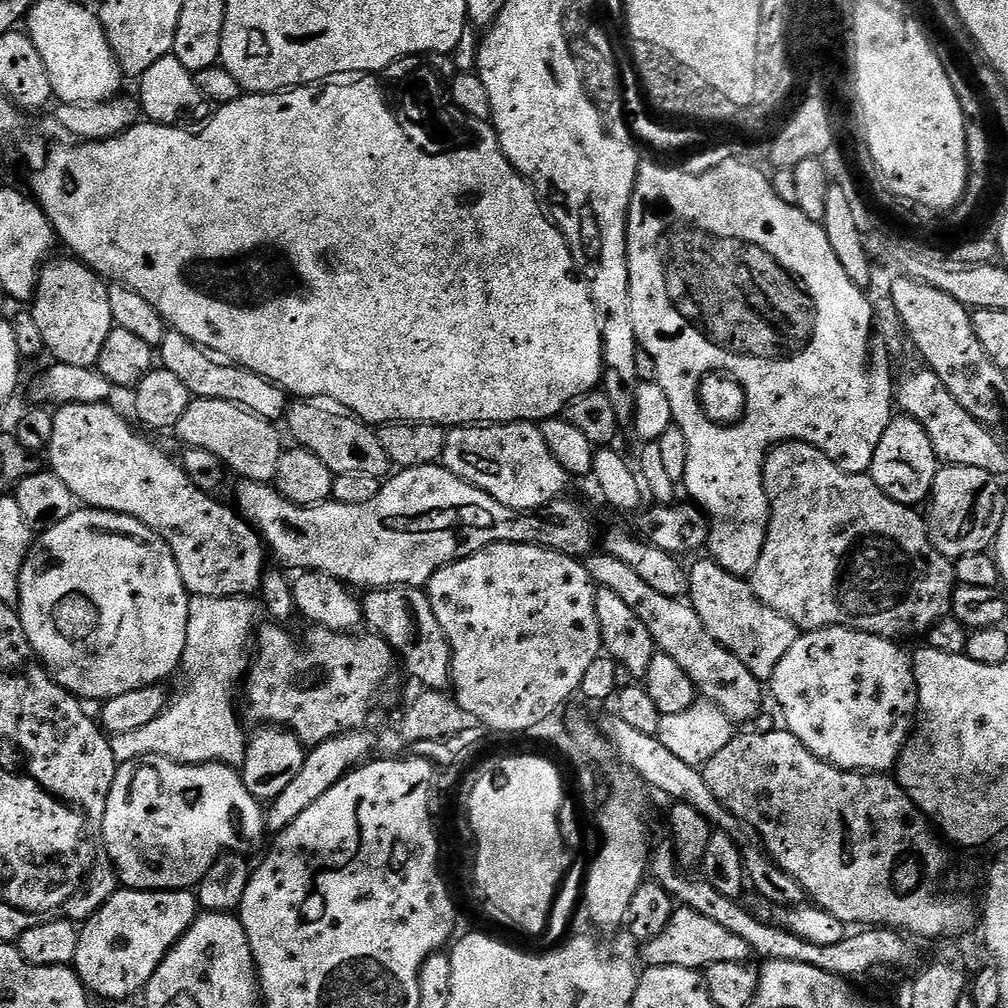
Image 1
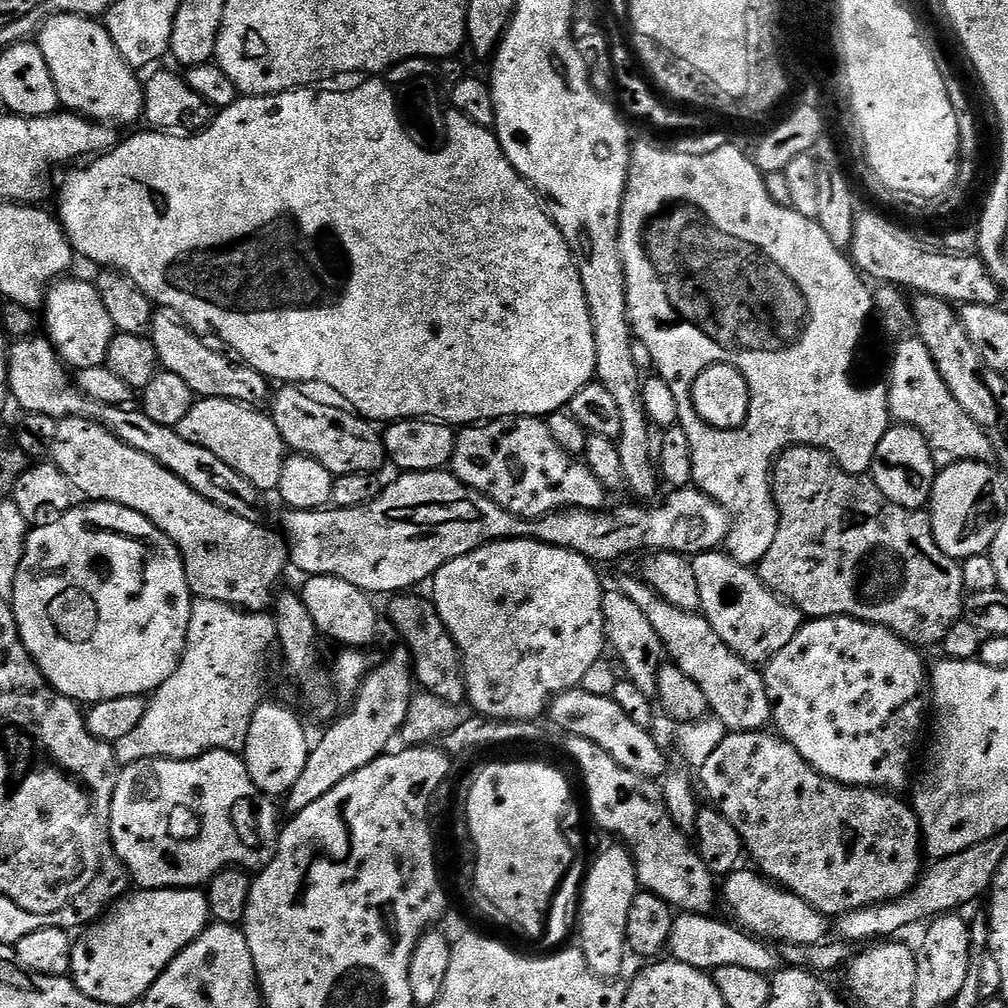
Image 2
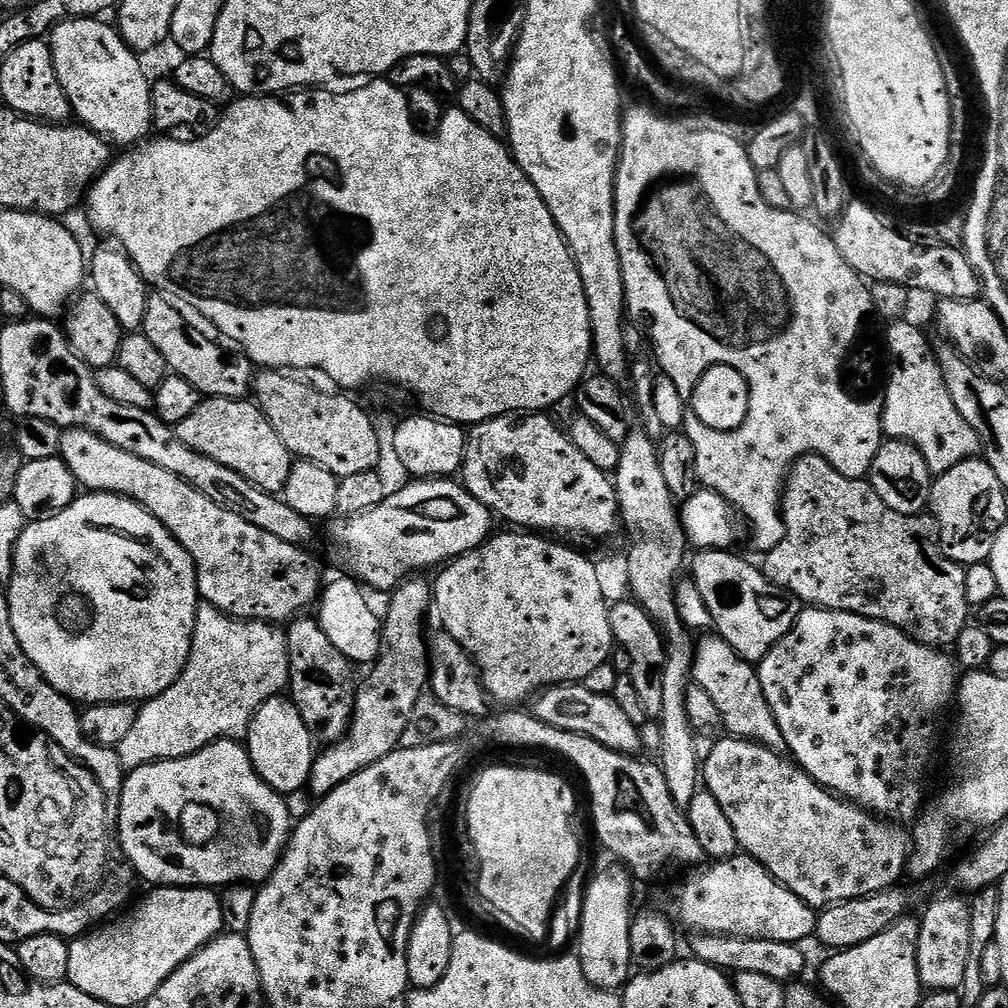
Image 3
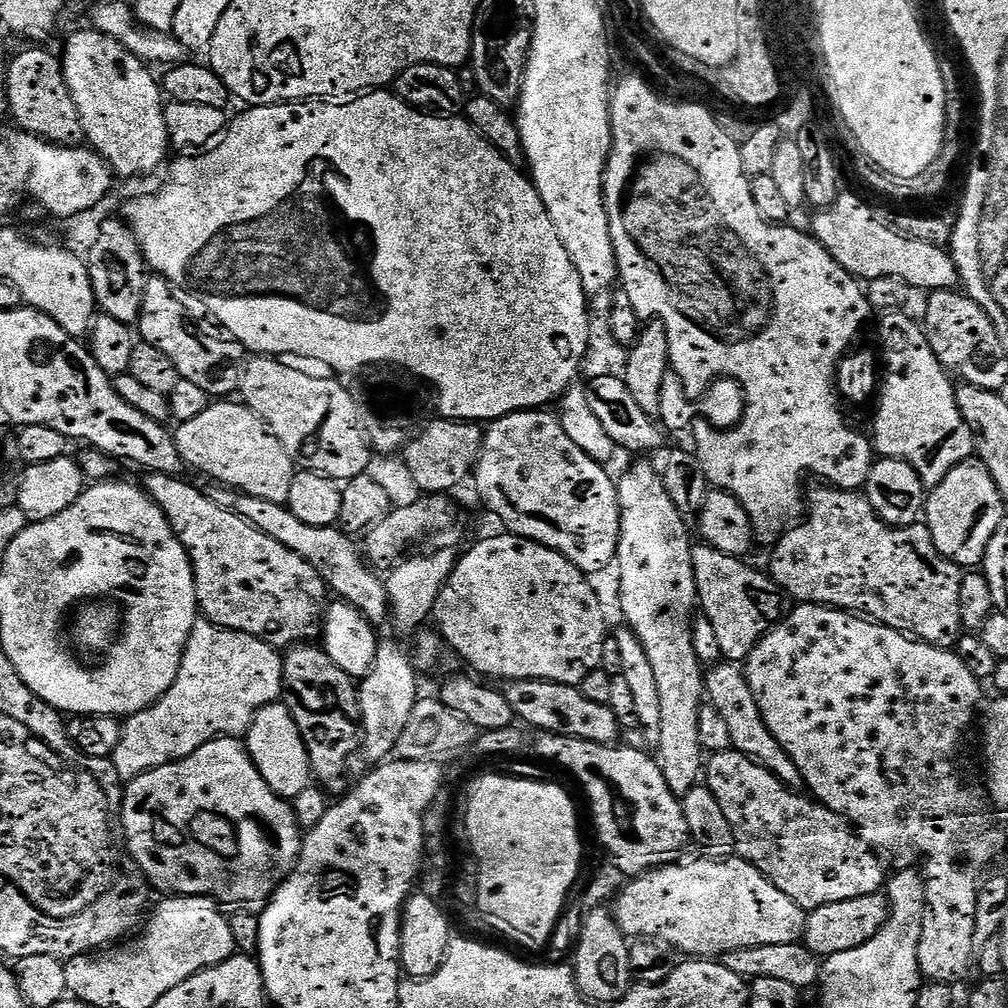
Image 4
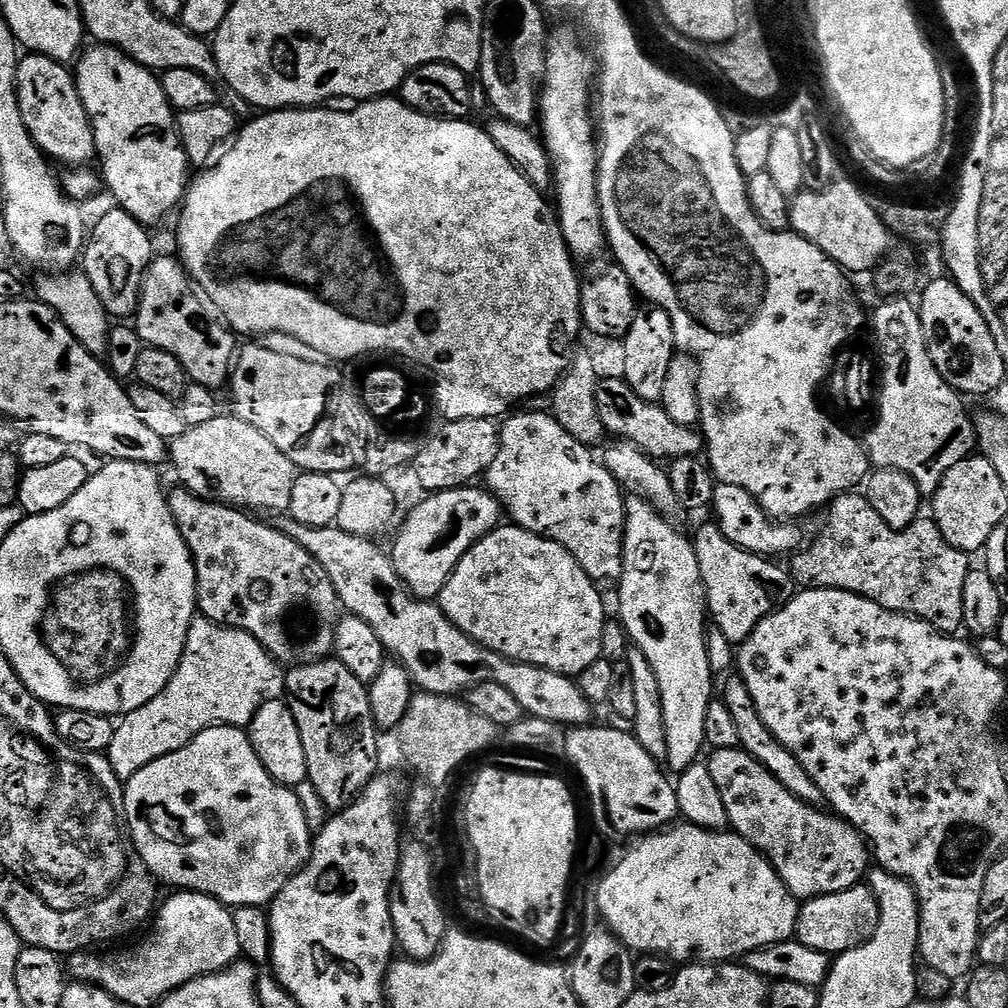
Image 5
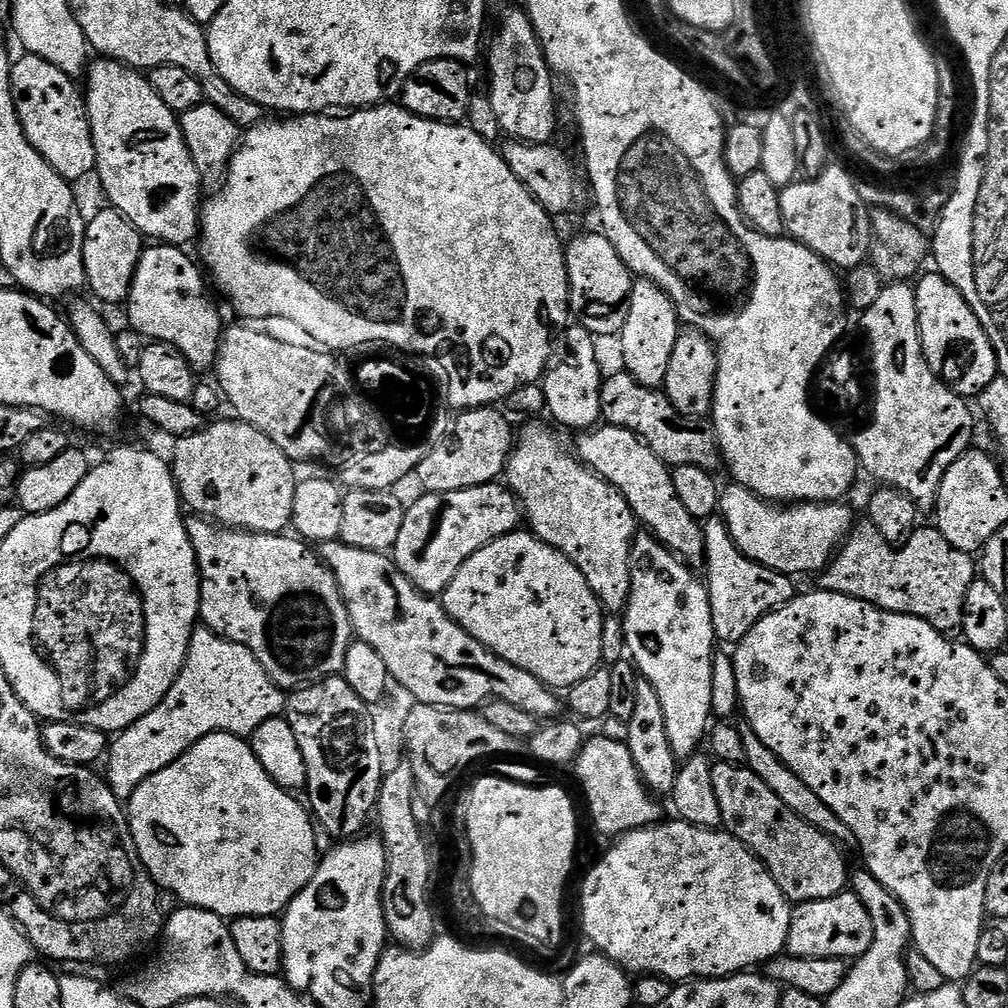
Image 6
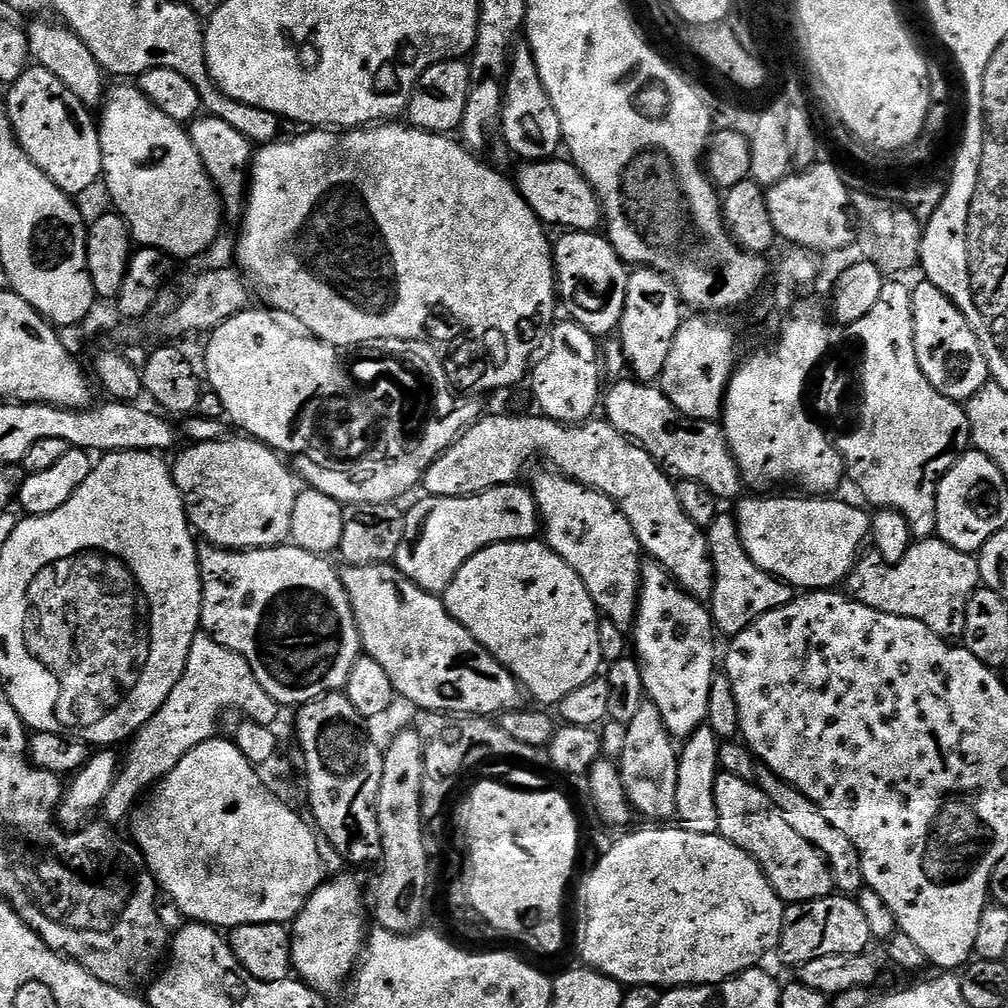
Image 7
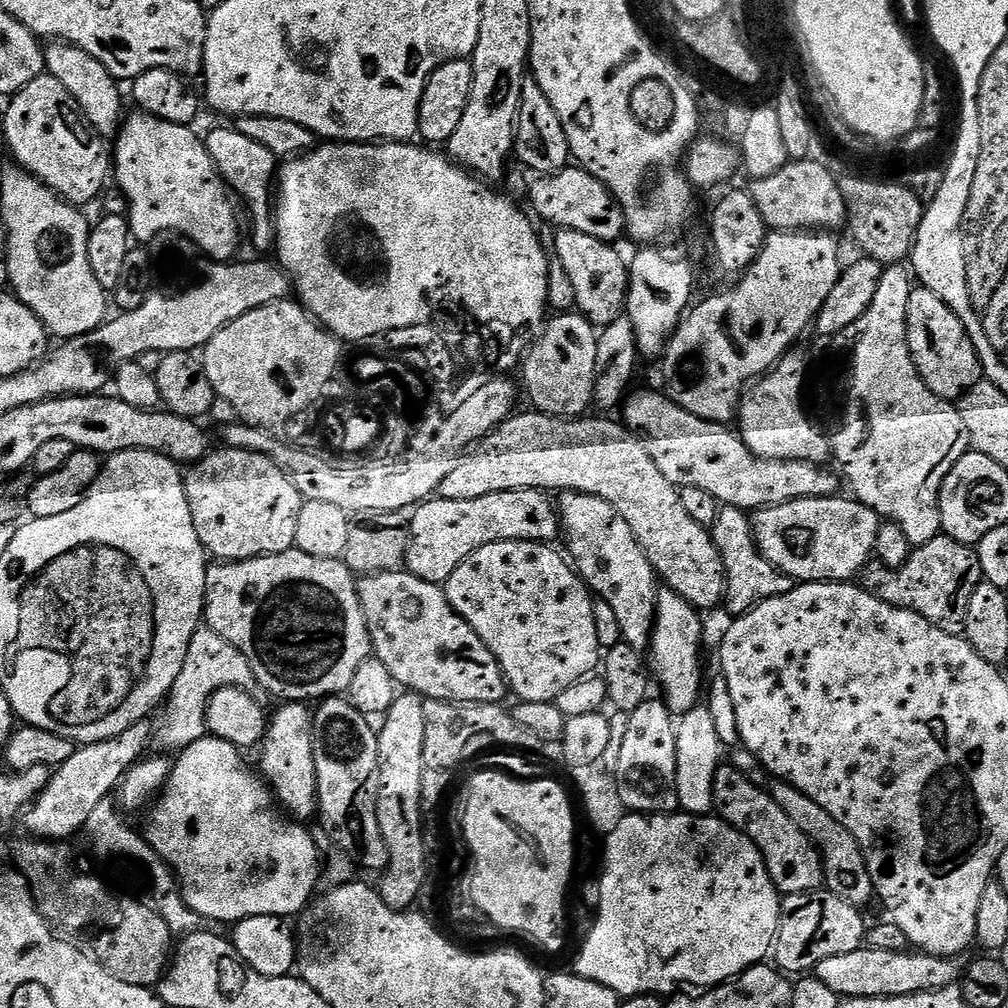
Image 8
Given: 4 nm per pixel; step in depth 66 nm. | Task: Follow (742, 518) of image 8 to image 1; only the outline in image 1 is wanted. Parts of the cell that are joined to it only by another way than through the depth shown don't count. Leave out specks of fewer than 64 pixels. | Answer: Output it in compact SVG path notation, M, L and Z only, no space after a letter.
M711 558L703 559L691 565L688 573L688 596L698 618L702 618L702 626L706 626L714 639L730 650L730 654L734 654L754 678L761 682L771 681L774 666L778 666L786 650L794 646L798 629L790 618L763 604L745 577L726 571Z

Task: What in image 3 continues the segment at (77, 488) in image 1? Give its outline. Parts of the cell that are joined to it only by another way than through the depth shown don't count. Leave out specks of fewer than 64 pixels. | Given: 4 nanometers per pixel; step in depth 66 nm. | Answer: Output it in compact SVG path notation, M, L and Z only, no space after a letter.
M69 428L64 432L59 457L66 462L81 489L89 493L115 492L117 496L127 496L138 501L147 512L154 514L154 518L158 518L158 522L162 522L162 526L166 526L166 530L188 551L194 562L196 590L203 603L213 604L238 620L262 620L273 626L287 625L297 614L317 603L322 580L316 577L315 570L308 565L307 558L300 553L303 551L297 545L282 542L282 538L274 538L274 534L266 534L266 530L258 530L258 526L250 526L246 518L214 502L194 485L170 474L170 470L162 470L160 466L154 466L126 450L118 450L118 446L85 428Z

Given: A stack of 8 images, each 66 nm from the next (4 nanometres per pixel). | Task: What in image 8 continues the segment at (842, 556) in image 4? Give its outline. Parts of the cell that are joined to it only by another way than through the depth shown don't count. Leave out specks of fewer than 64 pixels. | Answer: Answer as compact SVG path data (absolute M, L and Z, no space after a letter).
M943 534L919 545L902 567L887 568L882 563L872 562L862 576L863 587L873 596L890 606L905 608L926 618L938 626L938 630L951 636L963 636L970 598L983 580L984 571L975 547Z

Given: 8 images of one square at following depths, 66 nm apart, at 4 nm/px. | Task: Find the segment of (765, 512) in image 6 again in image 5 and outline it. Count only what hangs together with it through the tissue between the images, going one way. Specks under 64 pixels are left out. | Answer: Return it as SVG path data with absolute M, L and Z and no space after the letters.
M717 483L714 498L710 505L716 511L714 523L719 526L722 534L742 550L752 552L755 556L765 558L791 557L805 547L804 532L796 522L777 522L769 518L758 506L758 502L742 486L730 486Z

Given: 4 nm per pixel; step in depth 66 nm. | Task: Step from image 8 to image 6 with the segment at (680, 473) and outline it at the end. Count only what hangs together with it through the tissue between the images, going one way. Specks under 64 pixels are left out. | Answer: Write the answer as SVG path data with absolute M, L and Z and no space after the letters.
M617 370L600 385L602 398L601 417L616 428L625 428L640 437L648 449L669 466L693 464L709 470L719 469L722 464L720 444L716 432L707 419L683 416L668 401L663 391L642 386L629 372Z

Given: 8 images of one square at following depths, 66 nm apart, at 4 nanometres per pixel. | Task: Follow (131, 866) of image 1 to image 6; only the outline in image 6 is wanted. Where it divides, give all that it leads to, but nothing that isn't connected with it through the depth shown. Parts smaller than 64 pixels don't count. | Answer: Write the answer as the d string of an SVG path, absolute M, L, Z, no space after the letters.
M215 732L202 738L188 752L183 752L177 760L170 762L162 770L150 774L134 790L132 797L126 802L128 831L138 846L138 854L146 866L146 870L165 893L173 892L180 899L181 905L190 908L201 908L225 918L242 916L273 916L279 917L295 896L314 878L317 863L322 855L321 849L316 849L317 825L310 815L309 809L303 803L295 800L293 793L287 788L281 788L266 774L262 762L252 753L251 743L247 739L231 736L229 732Z

